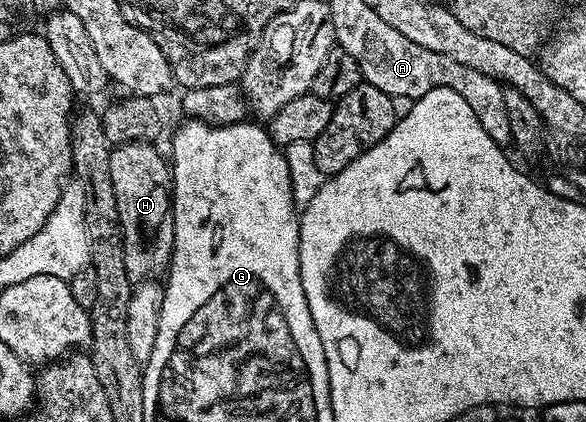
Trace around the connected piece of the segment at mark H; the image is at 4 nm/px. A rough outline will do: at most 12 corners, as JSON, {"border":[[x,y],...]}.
{"border":[[150,142],[110,151],[131,283],[174,254],[172,166]]}

